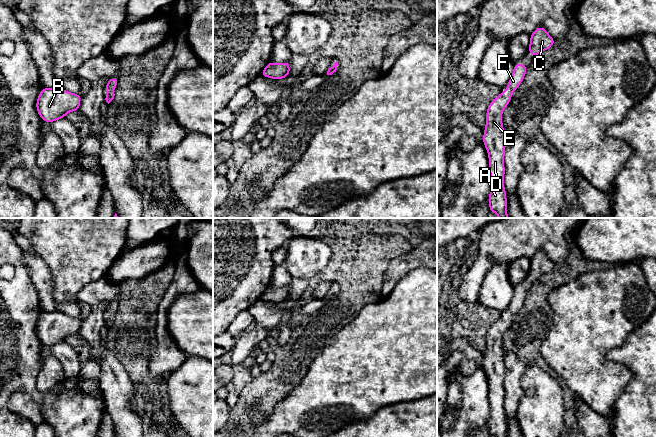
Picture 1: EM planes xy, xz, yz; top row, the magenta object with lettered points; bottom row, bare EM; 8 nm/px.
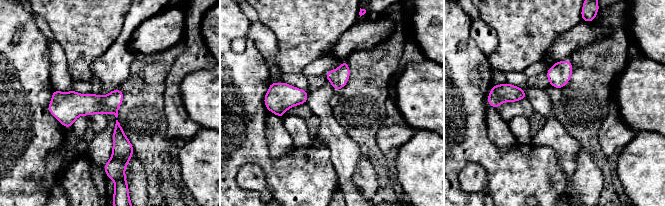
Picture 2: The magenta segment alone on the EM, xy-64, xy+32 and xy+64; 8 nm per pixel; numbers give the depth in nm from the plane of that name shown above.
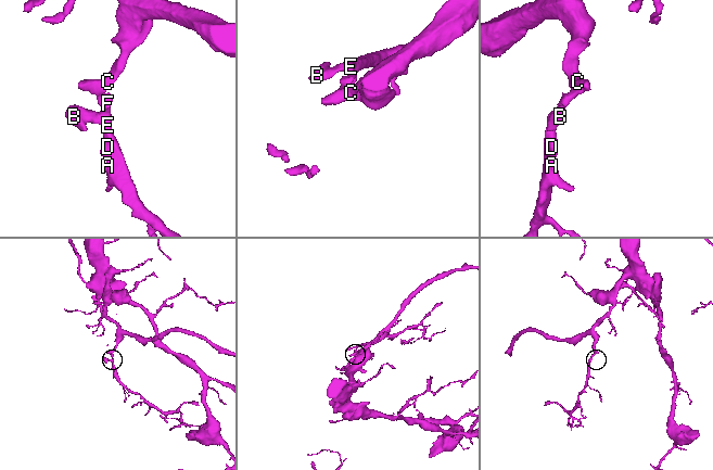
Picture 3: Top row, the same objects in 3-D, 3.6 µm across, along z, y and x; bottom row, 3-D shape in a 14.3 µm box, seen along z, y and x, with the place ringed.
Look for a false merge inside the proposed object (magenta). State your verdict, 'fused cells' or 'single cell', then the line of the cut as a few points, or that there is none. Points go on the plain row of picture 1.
single cell; no cut

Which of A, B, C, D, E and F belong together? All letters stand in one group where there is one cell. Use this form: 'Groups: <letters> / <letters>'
Groups: A B C D E F

